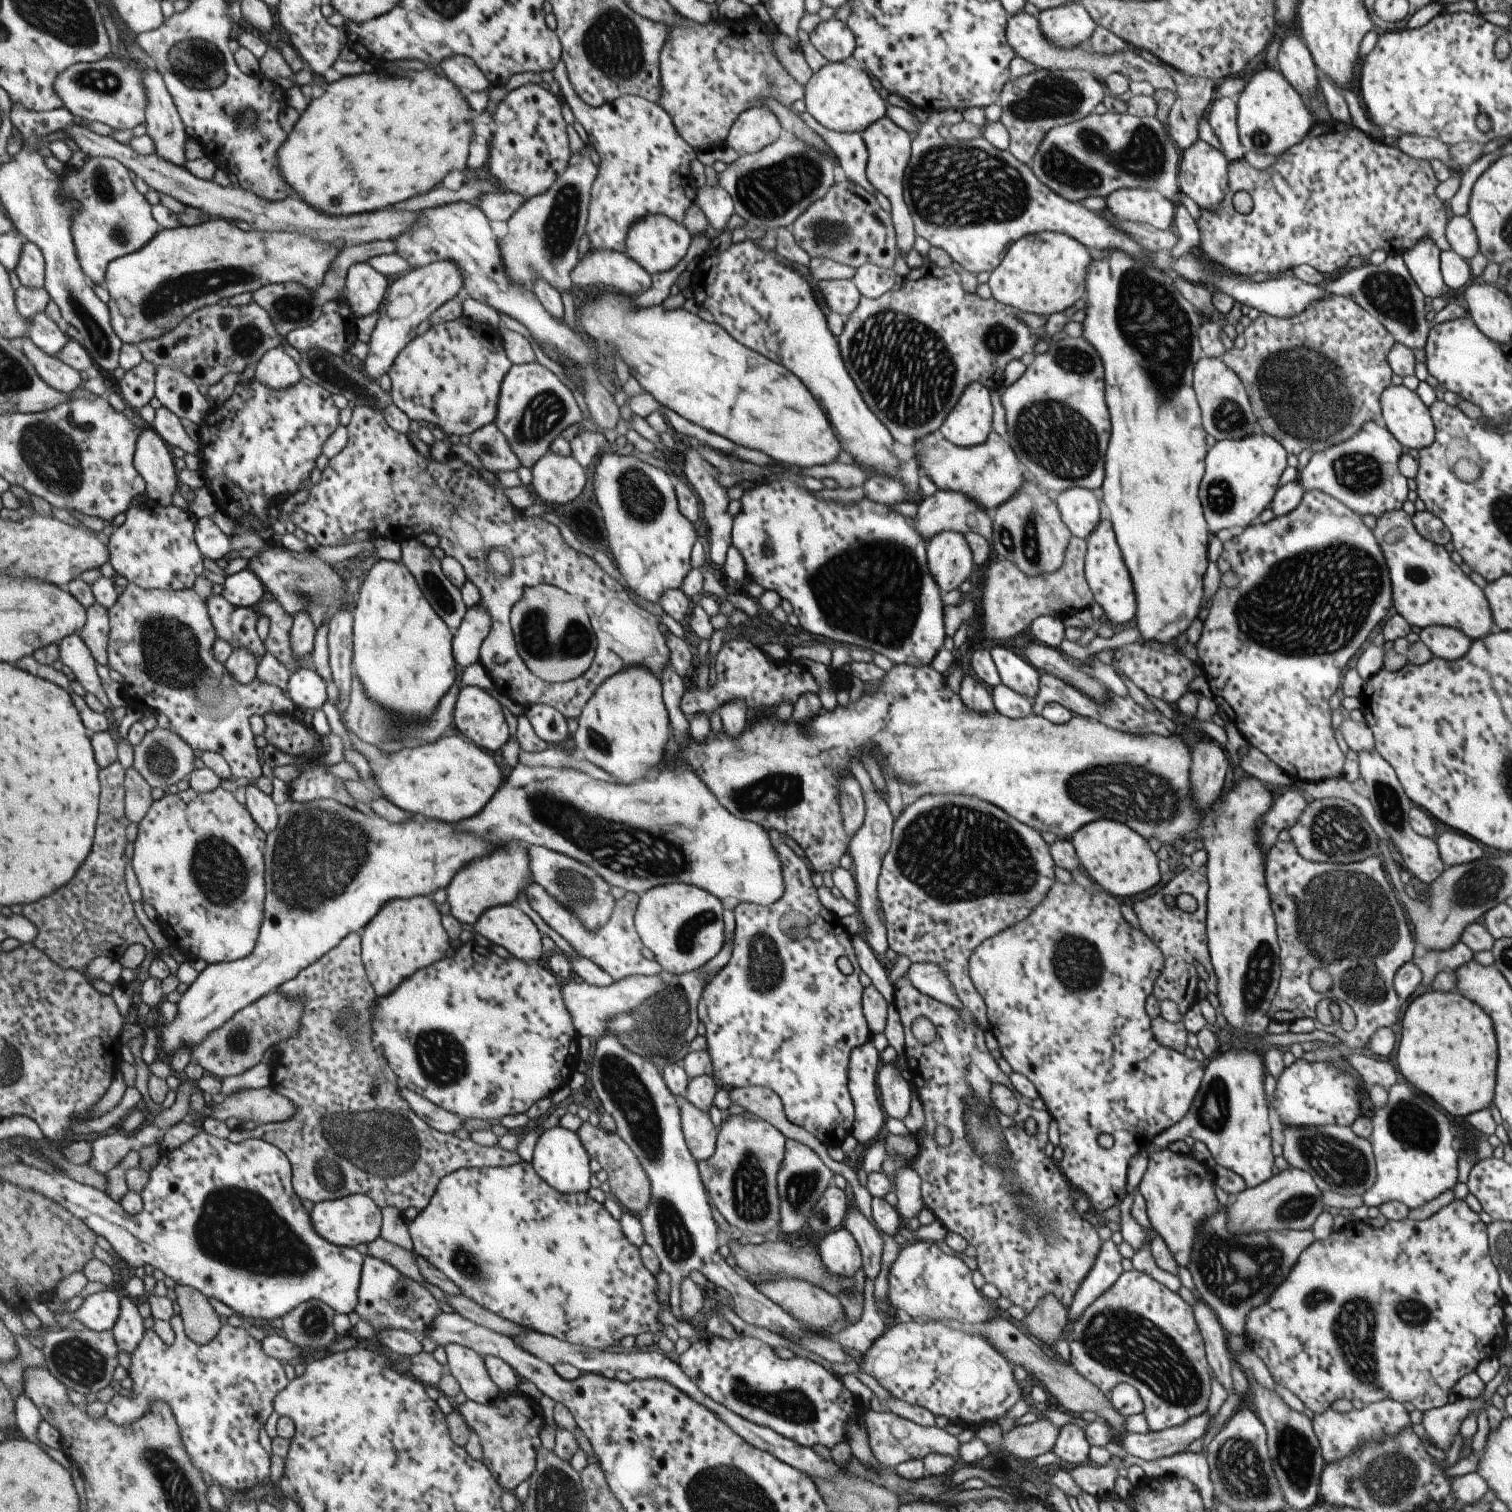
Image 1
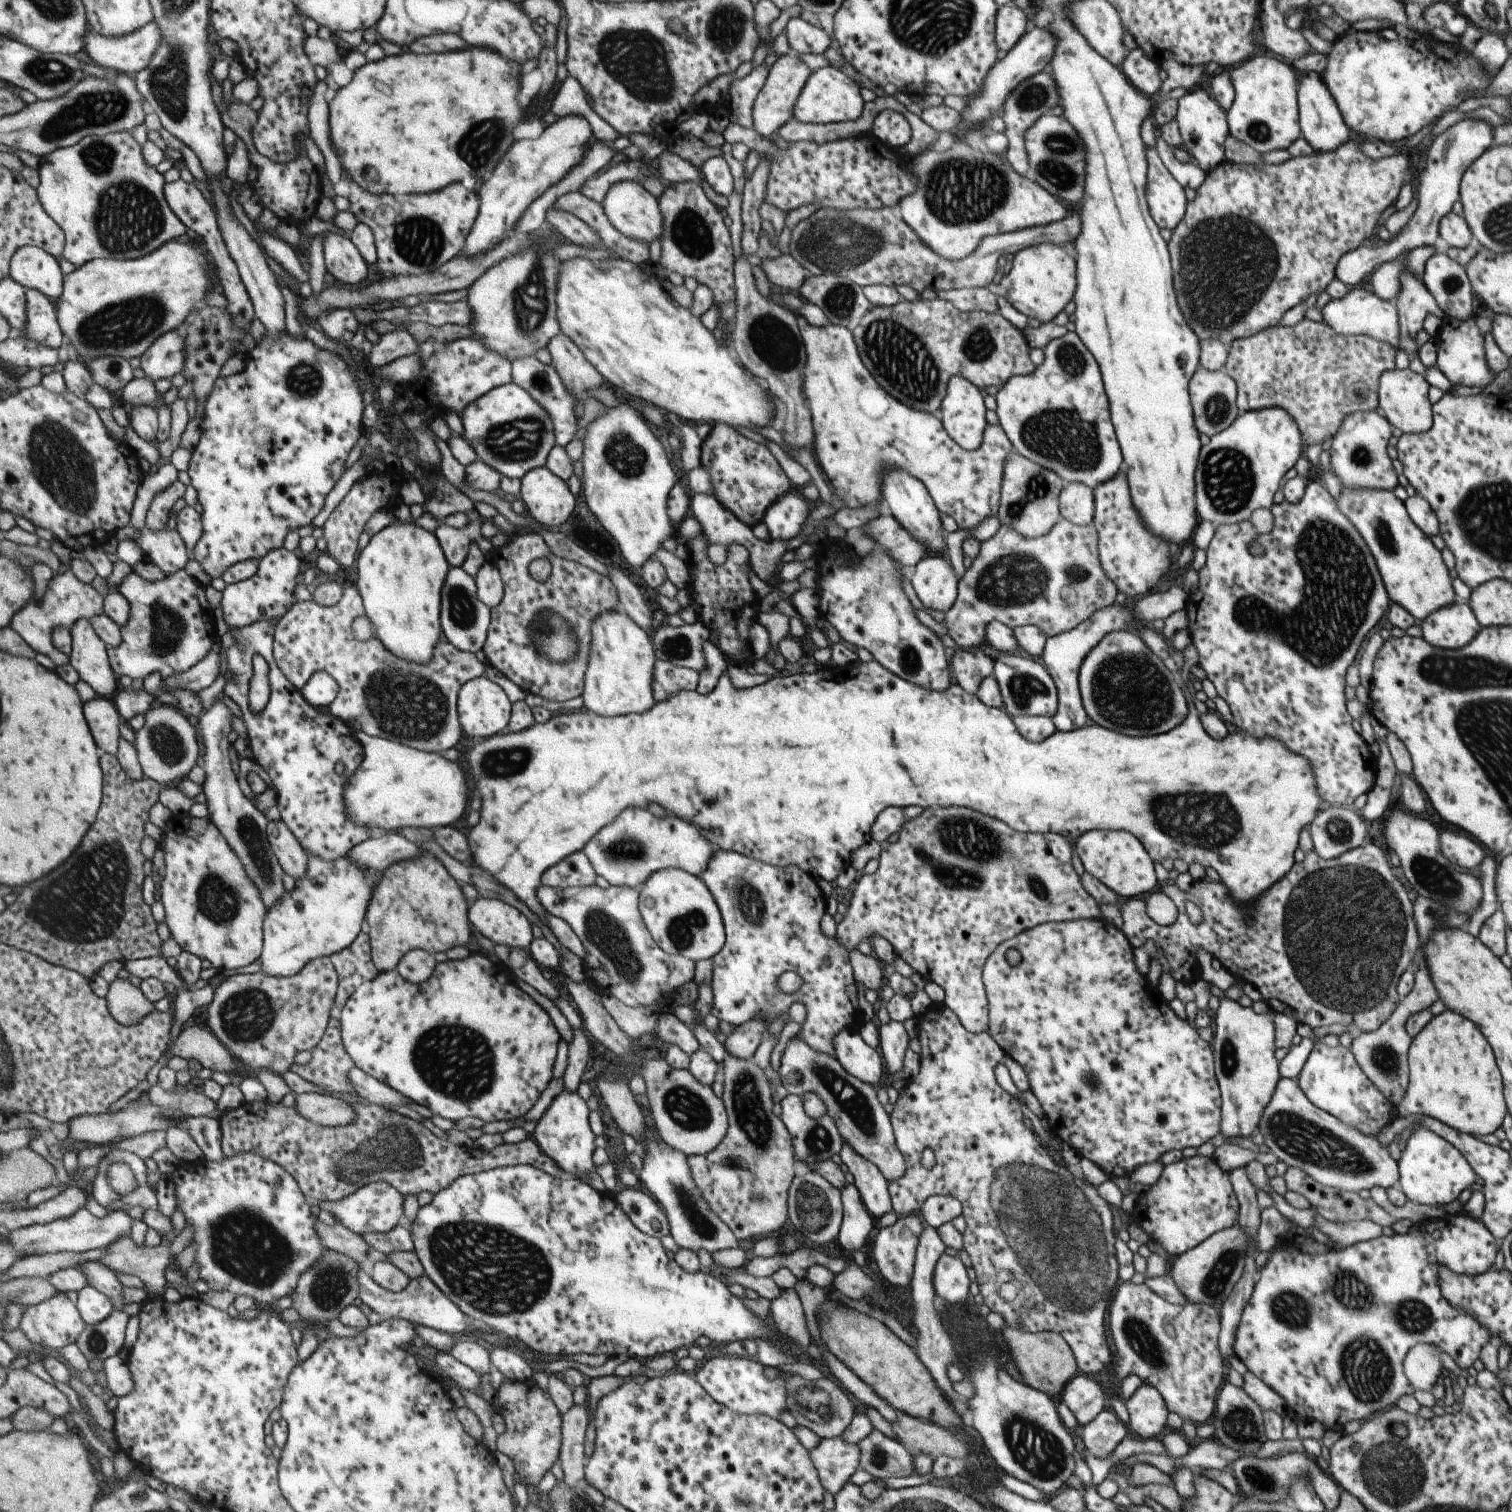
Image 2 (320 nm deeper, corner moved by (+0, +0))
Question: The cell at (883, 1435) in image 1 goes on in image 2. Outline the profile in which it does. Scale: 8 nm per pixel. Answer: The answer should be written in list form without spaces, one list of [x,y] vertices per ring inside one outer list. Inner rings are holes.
[[[839,1437],[819,1439],[808,1451],[809,1460],[822,1488],[832,1495],[859,1469],[859,1453],[857,1445],[848,1445]]]

